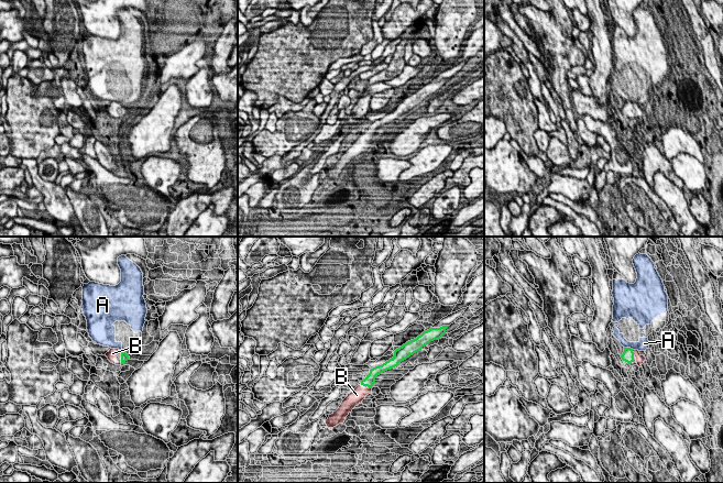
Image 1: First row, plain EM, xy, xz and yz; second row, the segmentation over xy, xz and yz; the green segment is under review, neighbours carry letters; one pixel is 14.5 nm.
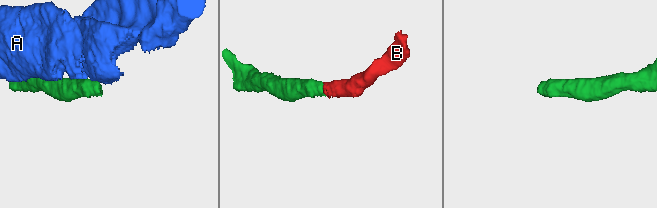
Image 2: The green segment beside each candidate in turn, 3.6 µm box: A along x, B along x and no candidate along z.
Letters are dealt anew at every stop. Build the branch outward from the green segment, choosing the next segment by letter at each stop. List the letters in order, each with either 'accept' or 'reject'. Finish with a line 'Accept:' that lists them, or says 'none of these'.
A: reject
B: accept
Accept: B

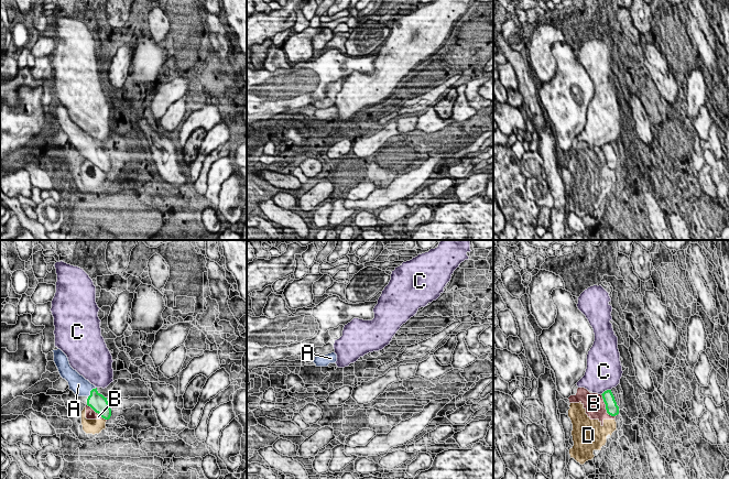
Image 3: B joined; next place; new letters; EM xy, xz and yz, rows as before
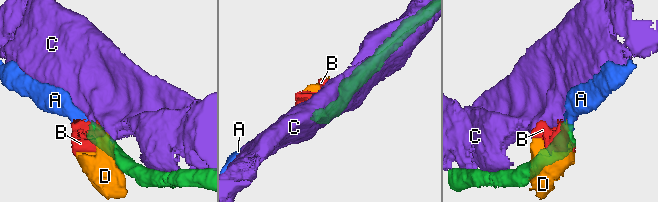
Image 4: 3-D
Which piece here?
A: accept
B: reject
C: reject
D: reject
Accept: A

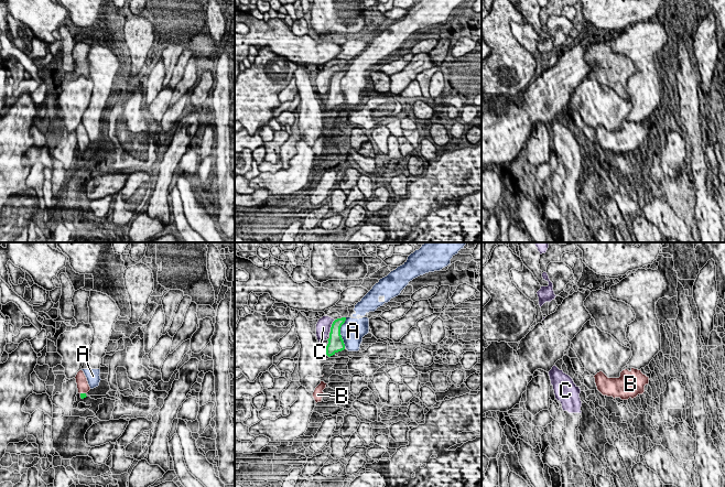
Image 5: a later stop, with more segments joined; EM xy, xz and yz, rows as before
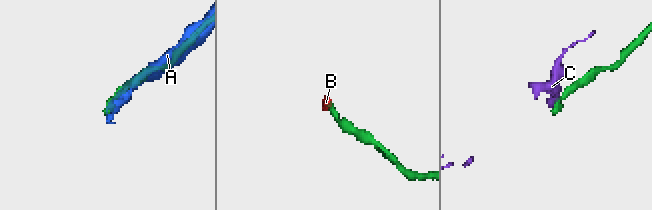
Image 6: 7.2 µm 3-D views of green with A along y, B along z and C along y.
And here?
A: reject
B: accept
C: reject
Accept: B

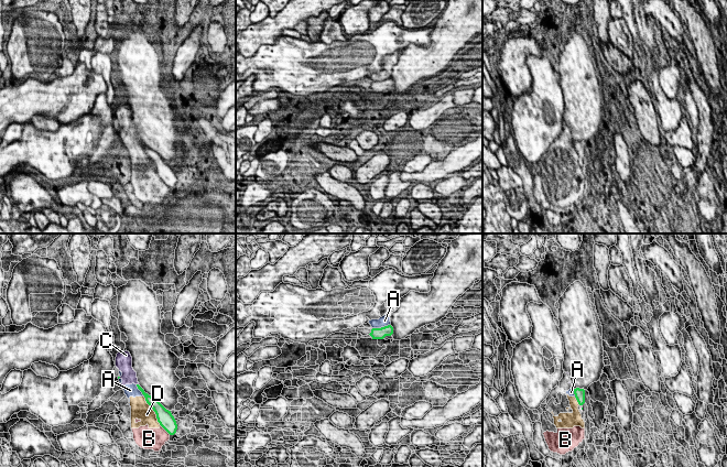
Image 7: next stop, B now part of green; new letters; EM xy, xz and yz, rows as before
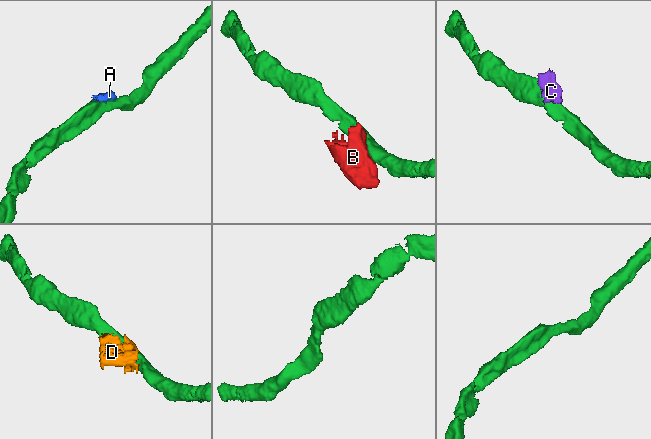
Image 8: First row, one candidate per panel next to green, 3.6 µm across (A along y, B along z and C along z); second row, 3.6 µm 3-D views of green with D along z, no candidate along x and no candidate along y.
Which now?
A: reject
B: reject
C: reject
D: reject
Accept: none of these

